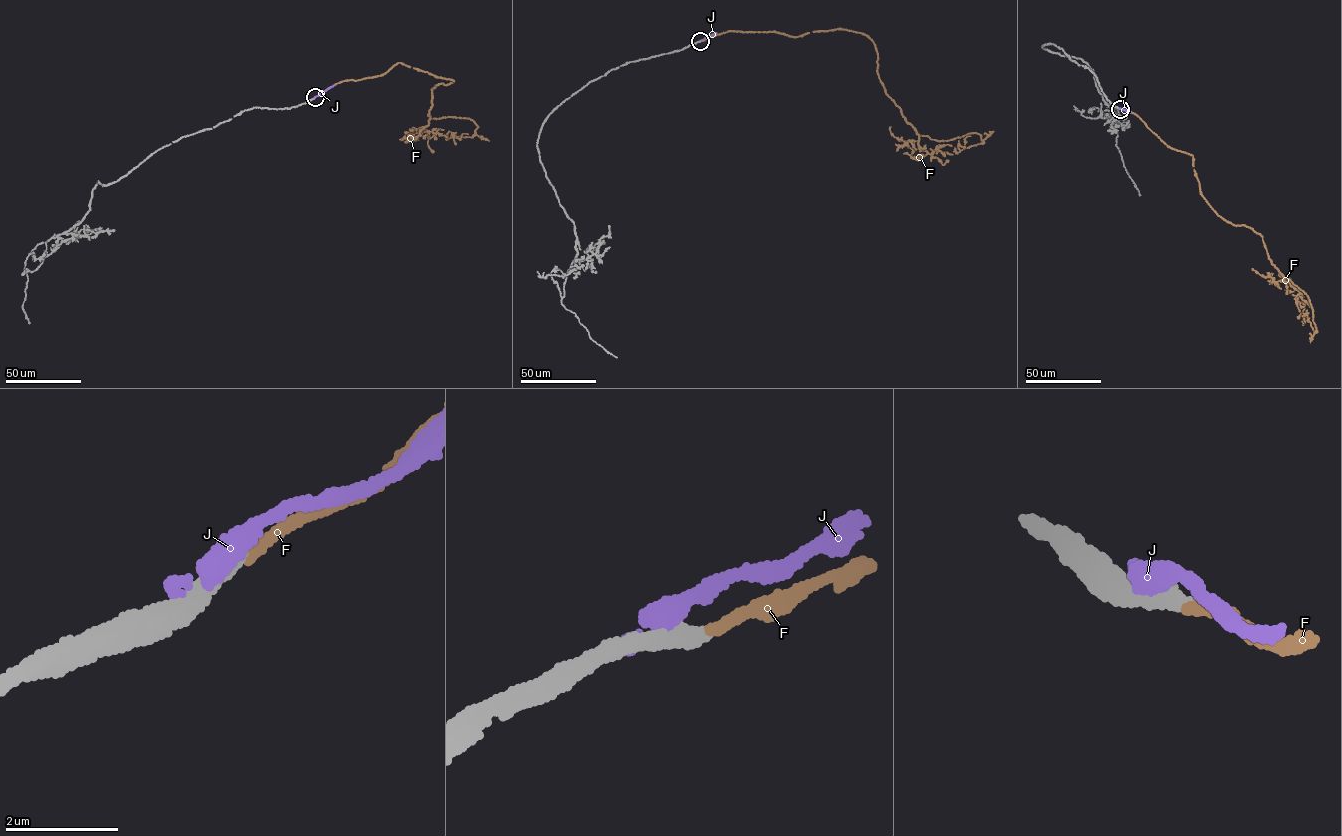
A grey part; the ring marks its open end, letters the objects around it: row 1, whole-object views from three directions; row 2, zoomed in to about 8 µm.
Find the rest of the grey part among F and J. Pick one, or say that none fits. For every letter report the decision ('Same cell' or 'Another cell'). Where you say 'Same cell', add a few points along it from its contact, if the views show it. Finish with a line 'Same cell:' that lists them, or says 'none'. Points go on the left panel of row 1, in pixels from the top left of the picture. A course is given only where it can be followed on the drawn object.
F: Another cell
J: Another cell
Same cell: none

